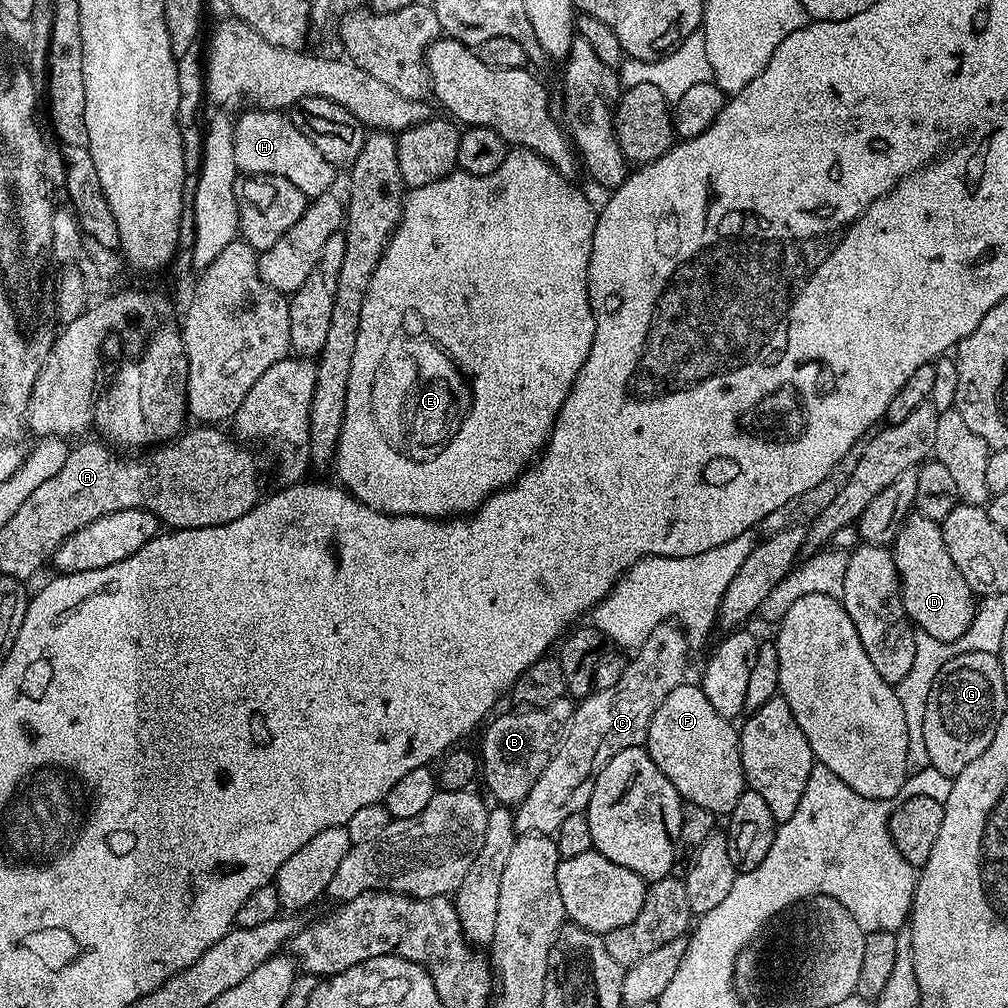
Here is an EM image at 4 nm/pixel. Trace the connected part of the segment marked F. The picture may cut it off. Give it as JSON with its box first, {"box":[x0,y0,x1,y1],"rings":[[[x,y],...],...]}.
{"box":[646,682,746,814],"rings":[[[685,682],[674,686],[674,690],[666,694],[662,706],[658,706],[658,710],[654,710],[650,717],[646,747],[654,766],[658,766],[658,770],[662,770],[666,778],[670,778],[672,785],[680,791],[687,803],[702,806],[714,814],[727,814],[734,810],[734,802],[738,802],[738,798],[746,790],[737,725],[722,718],[722,714],[718,714],[718,710],[710,706],[710,698],[706,698],[699,683]]]}

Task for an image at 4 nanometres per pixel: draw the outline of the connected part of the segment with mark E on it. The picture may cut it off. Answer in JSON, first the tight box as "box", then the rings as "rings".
{"box":[400,348,476,464],"rings":[[[420,348],[420,372],[416,372],[416,384],[408,388],[404,412],[400,412],[400,456],[408,452],[408,464],[436,464],[452,448],[452,440],[460,436],[464,424],[468,424],[472,408],[476,408],[476,379],[473,372],[468,372],[468,364],[462,363],[452,348]]]}

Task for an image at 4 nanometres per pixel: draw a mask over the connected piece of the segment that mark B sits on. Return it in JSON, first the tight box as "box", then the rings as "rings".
{"box":[478,698,573,806],"rings":[[[565,698],[550,702],[544,708],[524,708],[487,721],[478,747],[478,760],[482,765],[482,784],[484,780],[496,802],[516,806],[530,794],[534,782],[538,782],[538,774],[546,770],[562,733],[572,720],[573,707],[573,701]]]}

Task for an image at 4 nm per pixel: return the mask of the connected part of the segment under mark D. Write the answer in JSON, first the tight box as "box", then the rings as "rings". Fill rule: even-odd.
{"box":[890,514,978,638],"rings":[[[919,514],[908,516],[898,530],[890,551],[900,575],[900,597],[908,619],[919,631],[930,634],[930,638],[962,638],[976,617],[978,600],[966,578],[962,578],[958,566],[954,566],[950,550],[946,550],[940,524]]]}

